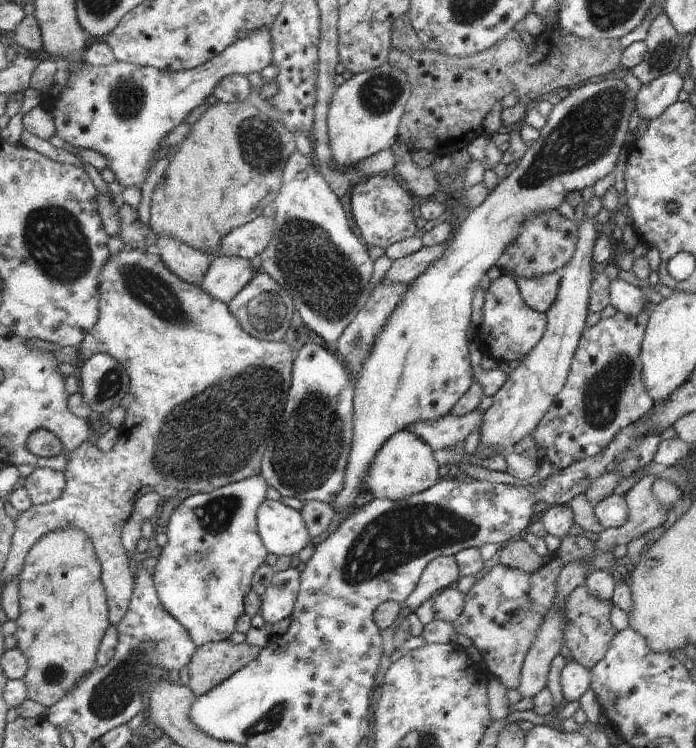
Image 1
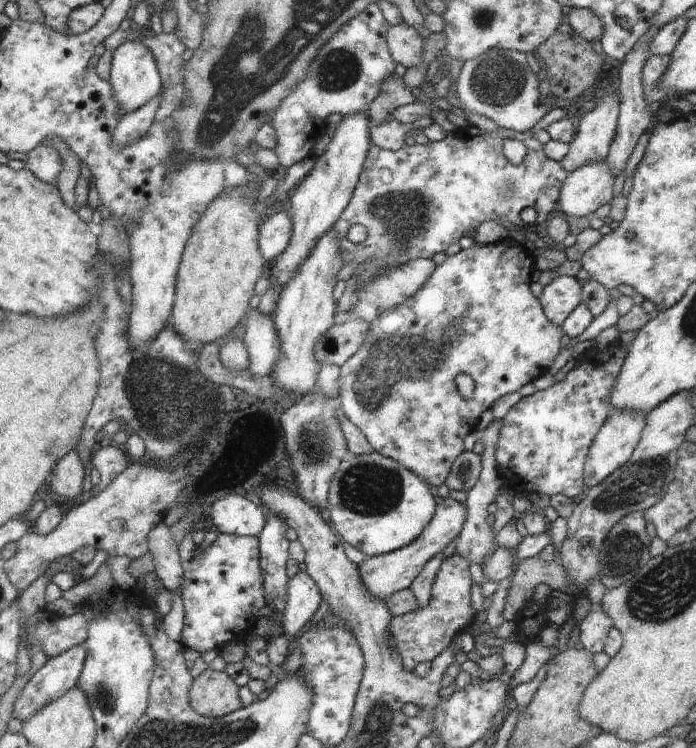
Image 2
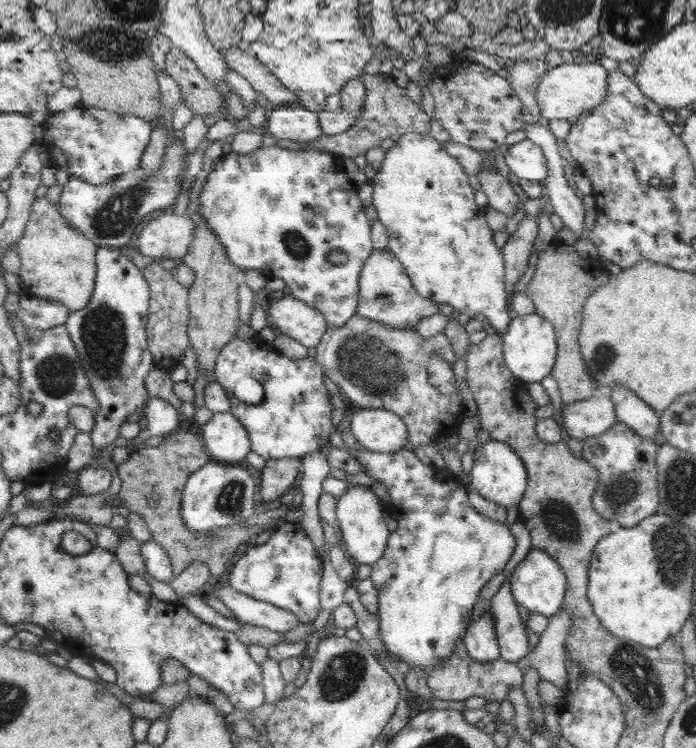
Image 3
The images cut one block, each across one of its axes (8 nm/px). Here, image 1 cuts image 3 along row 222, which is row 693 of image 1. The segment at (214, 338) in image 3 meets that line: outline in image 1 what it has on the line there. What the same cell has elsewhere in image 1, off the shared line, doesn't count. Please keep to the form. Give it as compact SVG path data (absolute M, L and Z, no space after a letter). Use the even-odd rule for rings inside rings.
M231 640L205 644L198 647L194 659L188 664L189 680L188 687L198 696L206 695L210 690L219 686L222 682L230 679L236 672L249 666L251 662L260 658L262 650L243 642L233 644Z

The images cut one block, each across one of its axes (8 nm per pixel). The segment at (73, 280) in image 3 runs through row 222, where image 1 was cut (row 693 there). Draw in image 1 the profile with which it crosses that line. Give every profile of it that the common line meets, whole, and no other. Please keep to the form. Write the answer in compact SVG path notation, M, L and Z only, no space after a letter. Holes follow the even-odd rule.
M75 527L49 531L28 552L23 572L18 576L20 615L15 620L17 648L25 654L29 671L25 681L28 698L46 707L57 704L78 687L78 682L98 667L98 650L110 623L110 605L102 581L102 563L93 541Z

